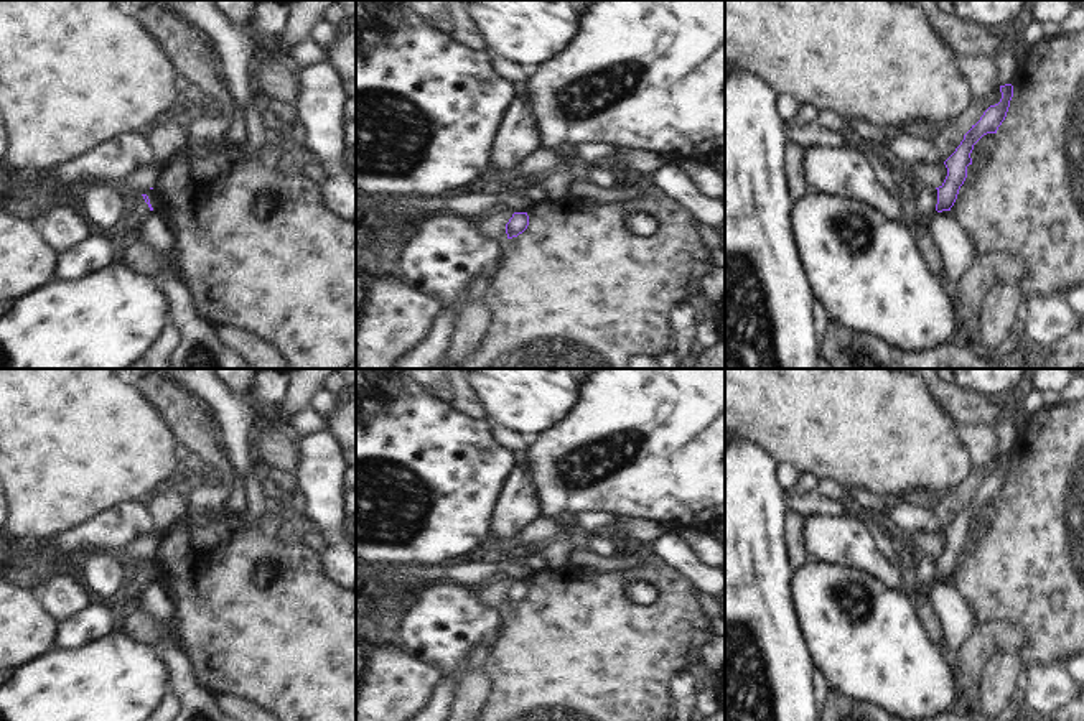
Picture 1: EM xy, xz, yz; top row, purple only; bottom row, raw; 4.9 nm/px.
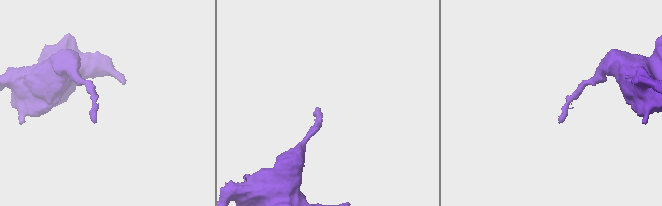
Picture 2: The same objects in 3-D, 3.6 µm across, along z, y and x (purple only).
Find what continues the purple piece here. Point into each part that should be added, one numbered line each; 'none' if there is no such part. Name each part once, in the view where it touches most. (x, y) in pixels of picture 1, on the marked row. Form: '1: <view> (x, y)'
none

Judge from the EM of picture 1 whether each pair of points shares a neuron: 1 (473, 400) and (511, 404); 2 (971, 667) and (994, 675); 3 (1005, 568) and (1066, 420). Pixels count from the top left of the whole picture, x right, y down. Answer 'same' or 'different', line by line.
1: different
2: different
3: same

